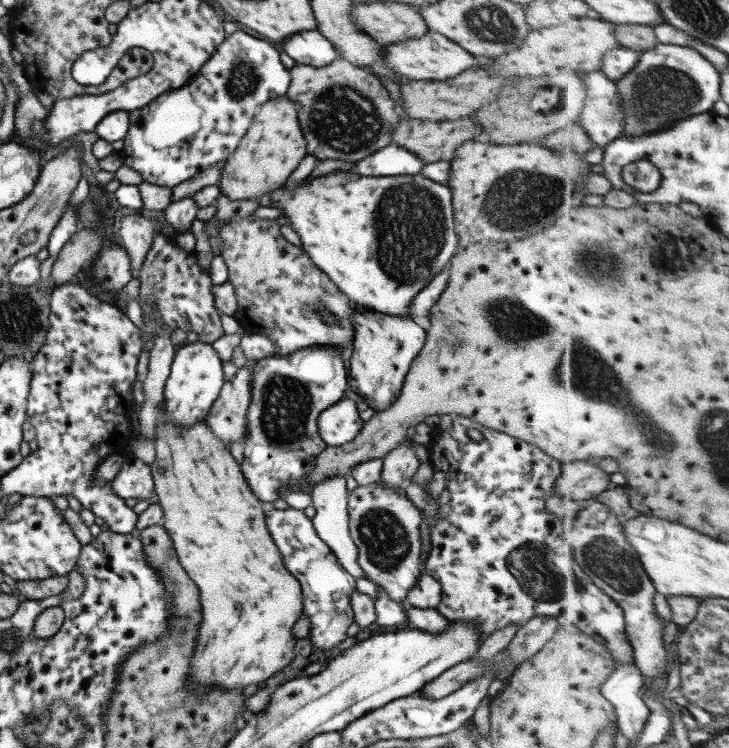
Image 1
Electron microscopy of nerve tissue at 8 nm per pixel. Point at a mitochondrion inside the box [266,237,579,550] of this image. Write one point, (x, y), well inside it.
(500, 314)

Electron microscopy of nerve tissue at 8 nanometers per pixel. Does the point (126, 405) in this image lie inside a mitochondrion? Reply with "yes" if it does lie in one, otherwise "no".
no

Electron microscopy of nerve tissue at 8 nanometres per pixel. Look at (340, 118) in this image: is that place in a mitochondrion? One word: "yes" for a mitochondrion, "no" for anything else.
yes

